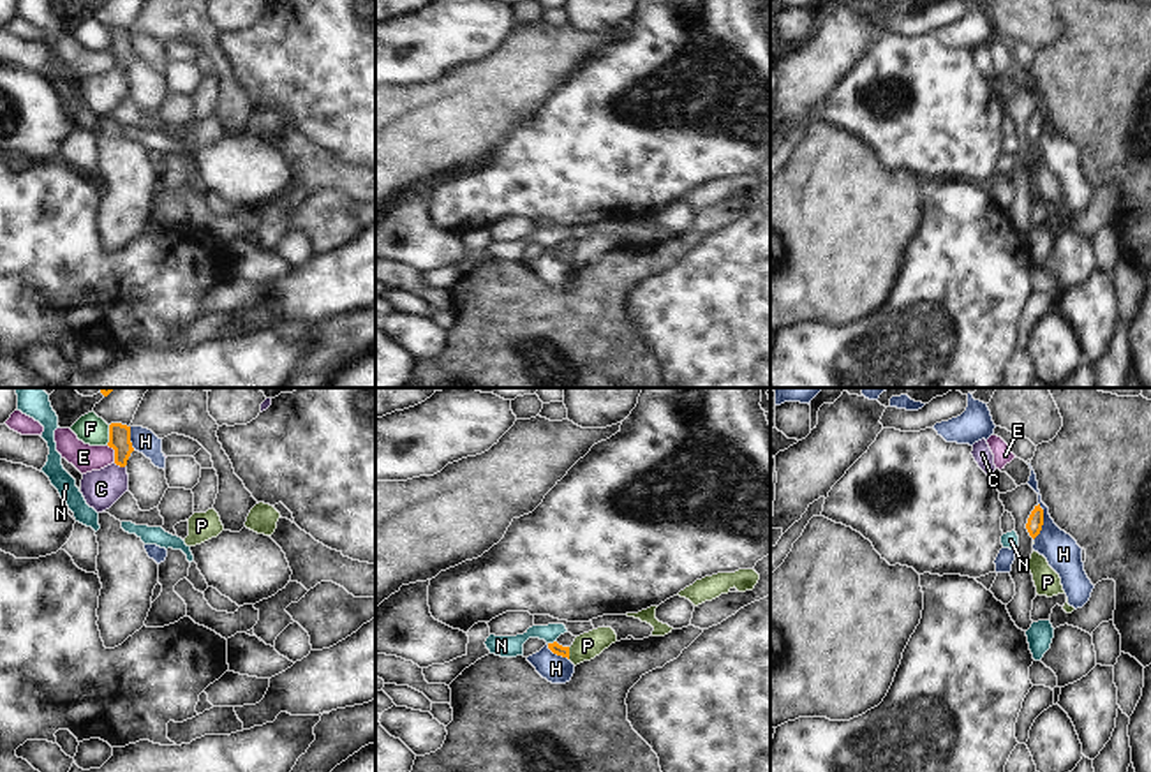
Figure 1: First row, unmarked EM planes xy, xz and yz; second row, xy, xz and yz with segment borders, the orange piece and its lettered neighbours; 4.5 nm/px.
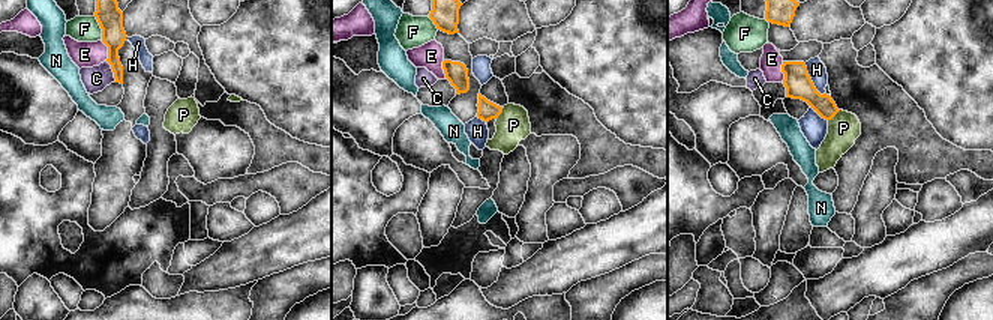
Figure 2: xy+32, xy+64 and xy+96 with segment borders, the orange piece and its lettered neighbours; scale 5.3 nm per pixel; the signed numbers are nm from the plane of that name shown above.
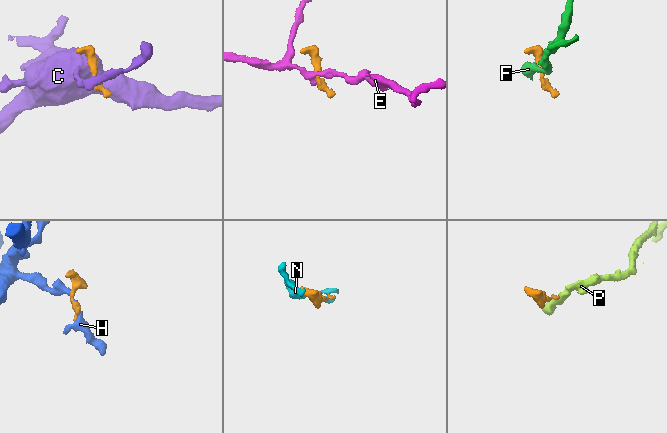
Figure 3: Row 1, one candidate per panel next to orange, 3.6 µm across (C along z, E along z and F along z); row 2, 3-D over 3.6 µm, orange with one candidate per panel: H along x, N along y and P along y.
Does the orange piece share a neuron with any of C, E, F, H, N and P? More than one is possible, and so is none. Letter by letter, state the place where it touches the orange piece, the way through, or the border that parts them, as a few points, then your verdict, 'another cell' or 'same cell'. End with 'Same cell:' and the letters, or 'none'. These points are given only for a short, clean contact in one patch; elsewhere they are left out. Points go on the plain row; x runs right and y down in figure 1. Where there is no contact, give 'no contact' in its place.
C: meets orange in xy at (118, 69); border along xy (113, 67), (124, 73); another cell
E: meets orange in xy at (115, 59); border along xy (108, 50), (113, 55), (115, 66); another cell
F: meets orange in xy at (110, 41); border along xy (110, 30), (110, 46), (106, 50); another cell
H: meets orange in yz at (1042, 127); another cell
N: meets orange in xz at (554, 247); border along xz (556, 245), (549, 249); another cell
P: meets orange in xz at (568, 258); border along xz (568, 252), (570, 263); another cell
Same cell: none

